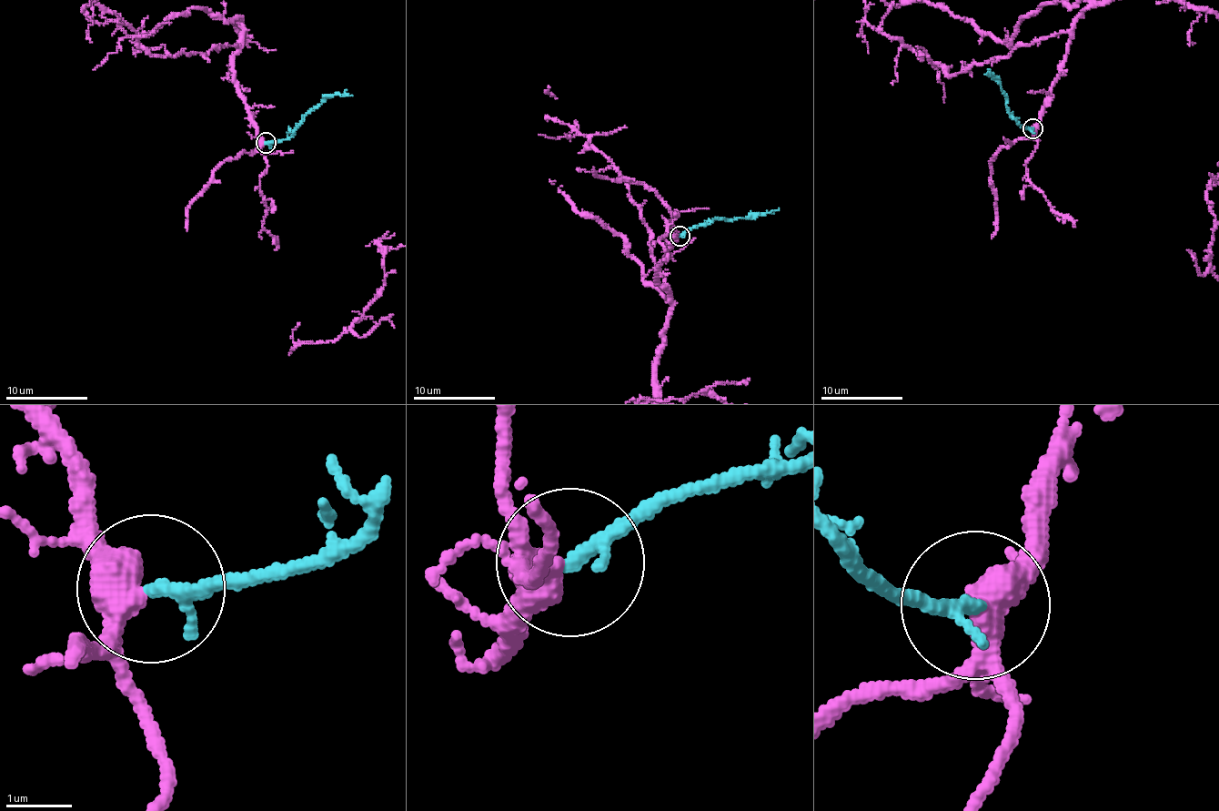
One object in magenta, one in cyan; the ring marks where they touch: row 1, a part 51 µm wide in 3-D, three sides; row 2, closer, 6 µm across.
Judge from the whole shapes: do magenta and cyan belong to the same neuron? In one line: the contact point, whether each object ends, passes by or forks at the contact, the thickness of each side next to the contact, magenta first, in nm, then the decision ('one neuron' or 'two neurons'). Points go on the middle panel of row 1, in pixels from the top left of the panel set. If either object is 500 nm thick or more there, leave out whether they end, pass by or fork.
at (680, 236); magenta forks there; cyan ends there; 360 nm thick on the magenta side, 240 nm on the other; one neuron

